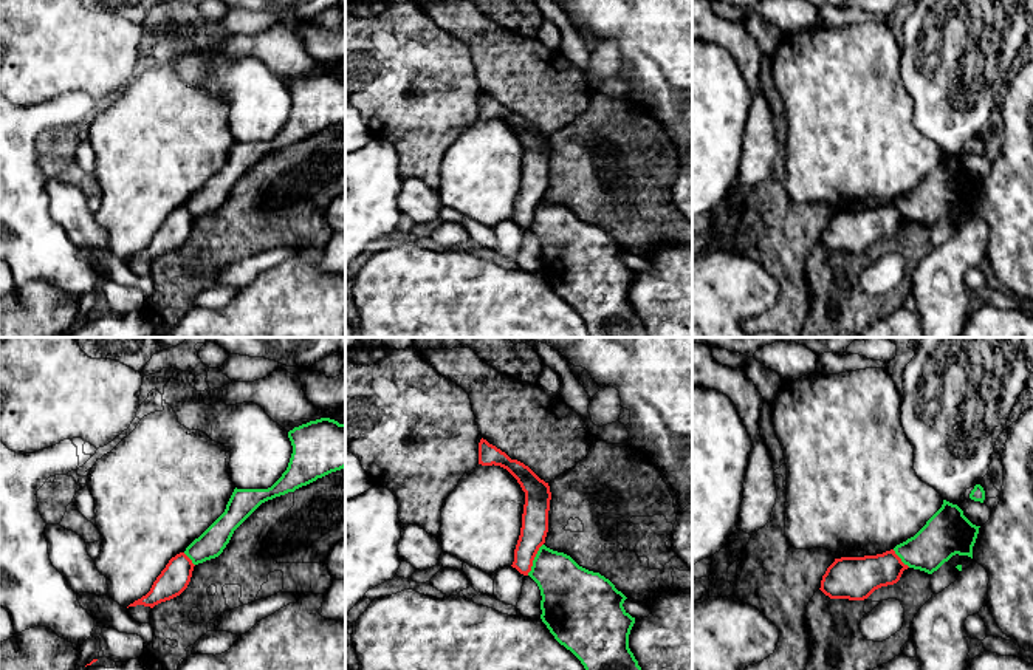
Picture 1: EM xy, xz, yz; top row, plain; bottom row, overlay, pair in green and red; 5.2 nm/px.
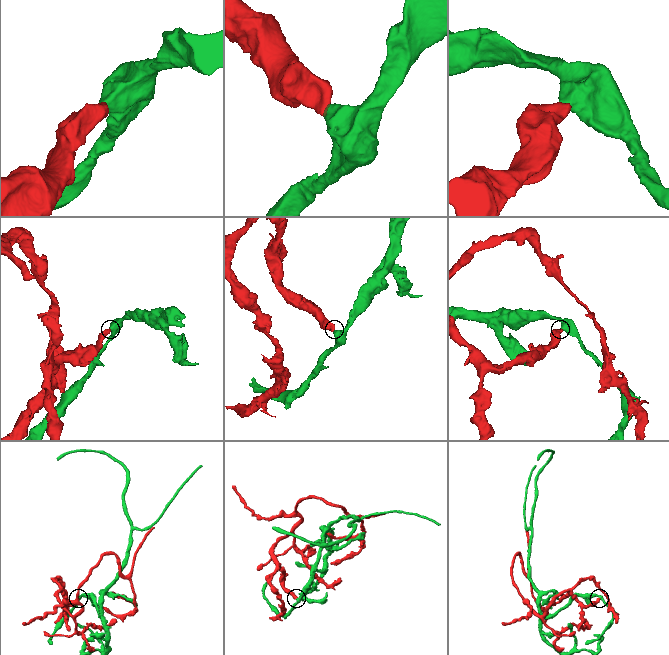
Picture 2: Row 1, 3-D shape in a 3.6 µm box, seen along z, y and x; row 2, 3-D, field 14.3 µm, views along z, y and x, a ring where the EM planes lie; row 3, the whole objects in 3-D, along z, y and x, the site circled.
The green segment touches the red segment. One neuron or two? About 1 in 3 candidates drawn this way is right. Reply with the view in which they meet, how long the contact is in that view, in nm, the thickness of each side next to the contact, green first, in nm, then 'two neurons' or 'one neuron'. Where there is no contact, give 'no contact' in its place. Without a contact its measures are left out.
contact in xz; length 190 nm; calibres 300 and 140 nm; two neurons

